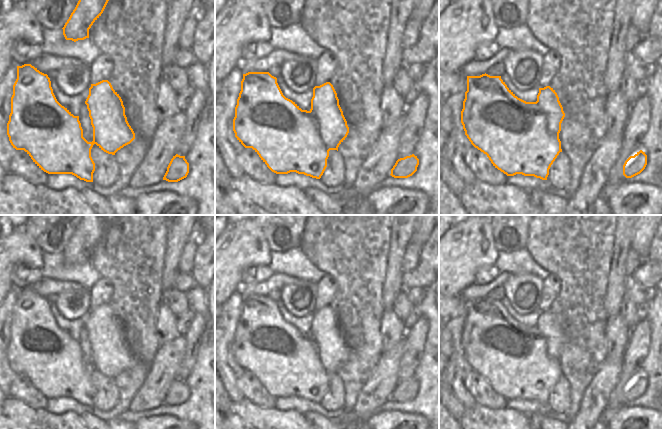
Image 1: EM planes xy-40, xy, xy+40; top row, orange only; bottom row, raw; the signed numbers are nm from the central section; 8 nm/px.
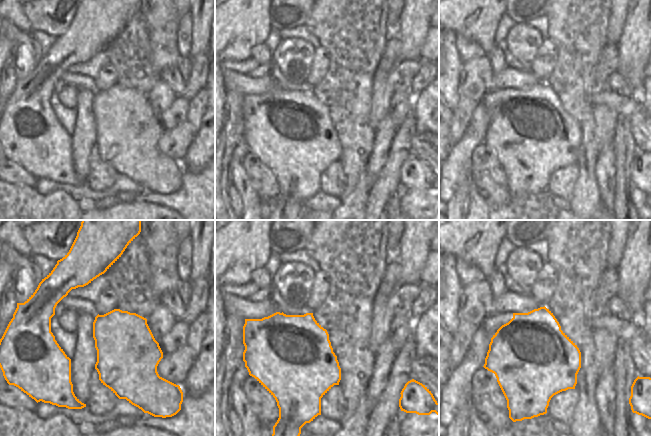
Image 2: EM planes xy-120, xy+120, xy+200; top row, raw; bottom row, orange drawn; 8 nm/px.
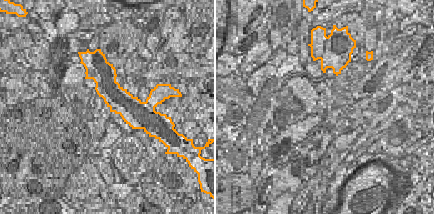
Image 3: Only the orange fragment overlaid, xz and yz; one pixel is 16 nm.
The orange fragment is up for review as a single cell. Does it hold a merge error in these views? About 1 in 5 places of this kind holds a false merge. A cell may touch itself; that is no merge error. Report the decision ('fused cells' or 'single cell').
single cell

